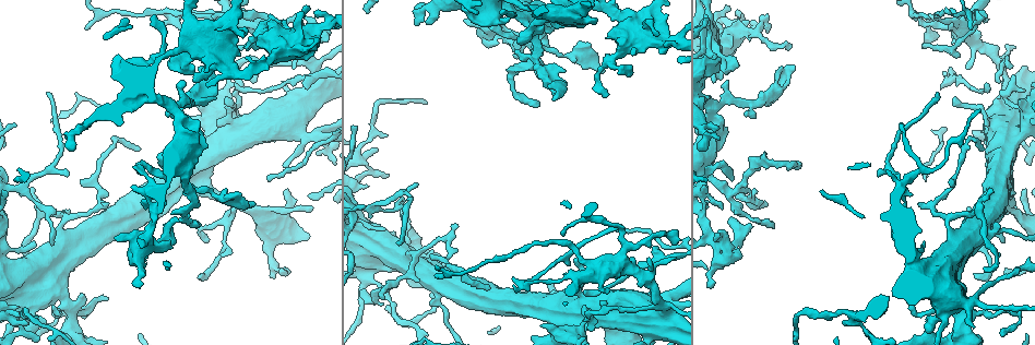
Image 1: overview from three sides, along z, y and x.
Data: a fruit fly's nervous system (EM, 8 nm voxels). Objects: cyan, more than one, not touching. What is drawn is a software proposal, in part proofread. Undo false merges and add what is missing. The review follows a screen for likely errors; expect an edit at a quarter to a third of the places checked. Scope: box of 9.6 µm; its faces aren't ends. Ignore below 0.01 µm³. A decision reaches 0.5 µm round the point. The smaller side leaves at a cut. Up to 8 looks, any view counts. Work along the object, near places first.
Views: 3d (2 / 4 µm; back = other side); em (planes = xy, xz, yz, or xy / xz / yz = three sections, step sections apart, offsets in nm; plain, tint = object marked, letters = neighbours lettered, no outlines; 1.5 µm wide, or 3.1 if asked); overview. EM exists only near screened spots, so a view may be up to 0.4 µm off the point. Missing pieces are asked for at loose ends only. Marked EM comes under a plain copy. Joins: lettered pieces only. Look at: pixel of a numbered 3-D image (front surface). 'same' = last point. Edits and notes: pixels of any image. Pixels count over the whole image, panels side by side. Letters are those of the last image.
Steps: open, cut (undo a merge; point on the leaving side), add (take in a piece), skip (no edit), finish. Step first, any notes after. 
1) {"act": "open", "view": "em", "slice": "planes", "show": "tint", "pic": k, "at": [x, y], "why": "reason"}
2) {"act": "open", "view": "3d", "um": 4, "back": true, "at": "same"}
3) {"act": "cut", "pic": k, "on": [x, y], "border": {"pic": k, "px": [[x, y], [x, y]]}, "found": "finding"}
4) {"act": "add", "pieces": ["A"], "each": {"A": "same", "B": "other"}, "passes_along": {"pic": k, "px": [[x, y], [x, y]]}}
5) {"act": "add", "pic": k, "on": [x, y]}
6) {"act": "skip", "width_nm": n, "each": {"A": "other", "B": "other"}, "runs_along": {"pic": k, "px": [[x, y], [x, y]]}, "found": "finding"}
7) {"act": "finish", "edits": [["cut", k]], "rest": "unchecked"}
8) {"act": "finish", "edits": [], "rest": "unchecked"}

{"act": "open", "view": "3d", "um": 4, "pic": 1, "at": [328, 129], "why": "abrupt turn"}

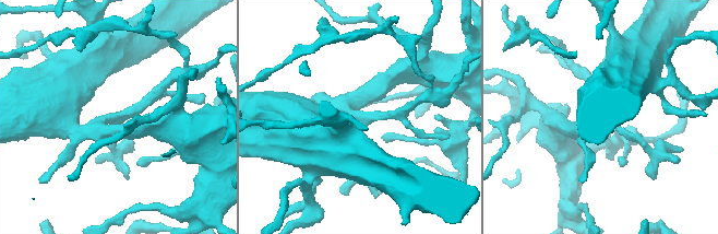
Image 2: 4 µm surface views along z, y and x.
{"act": "open", "view": "em", "slice": "planes", "show": "letters", "pic": 2, "at": [111, 121]}

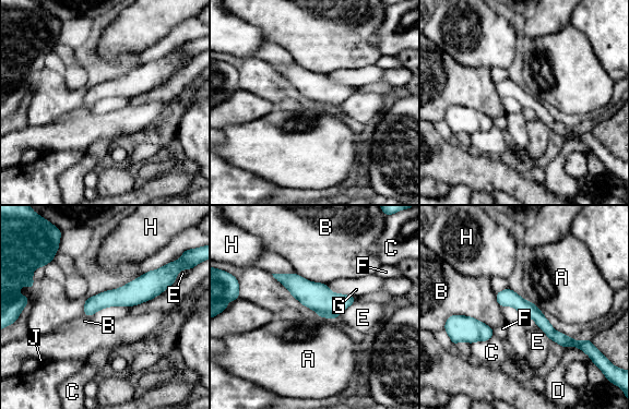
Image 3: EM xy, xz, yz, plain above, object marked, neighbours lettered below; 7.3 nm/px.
{"act": "skip", "each": {"A": "other", "B": "other", "C": "other", "D": "other", "E": "other", "F": "other", "G": "other", "H": "other", "J": "other"}, "found": "continuous, no second neuron"}

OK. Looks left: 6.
{"act": "open", "view": "3d", "um": 4, "pic": 1, "at": [262, 17], "why": "abrupt turn"}

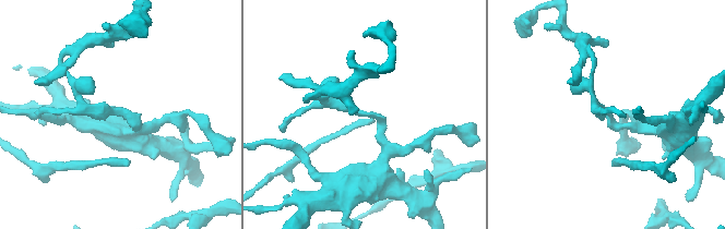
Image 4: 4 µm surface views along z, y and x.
{"act": "open", "view": "em", "slice": "planes", "show": "tint", "pic": 4, "at": [116, 115]}

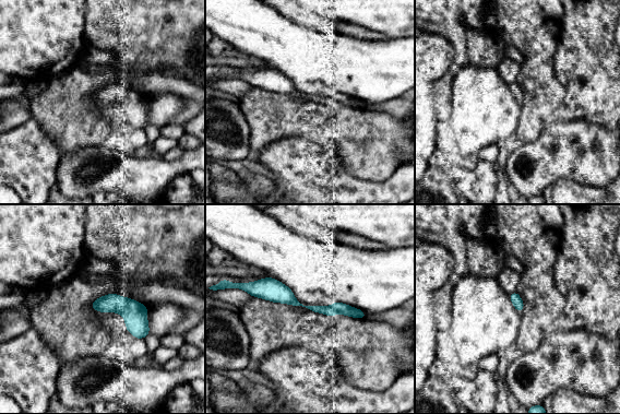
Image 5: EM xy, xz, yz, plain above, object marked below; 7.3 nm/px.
{"act": "open", "view": "em", "slice": "planes", "show": "letters", "at": "same"}

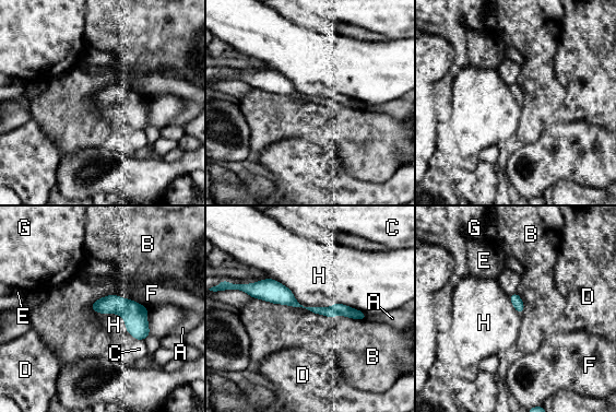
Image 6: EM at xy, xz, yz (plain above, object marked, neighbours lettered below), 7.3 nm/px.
{"act": "skip", "each": {"A": "other", "B": "other", "C": "other", "D": "other", "E": "other", "F": "other", "G": "other", "H": "other"}, "runs_along": {"pic": 6, "px": [[249, 287], [273, 291], [310, 309], [362, 317]]}, "found": "continuous, no second neuron"}

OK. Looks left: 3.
{"act": "open", "view": "em", "slice": "yz", "step": 4, "show": "tint", "pic": 1, "at": [262, 31], "why": "calibre changes"}

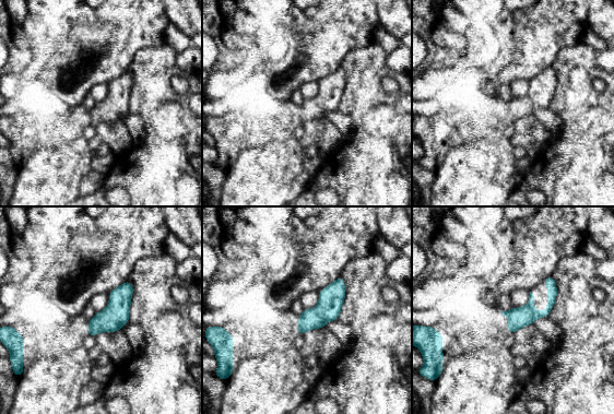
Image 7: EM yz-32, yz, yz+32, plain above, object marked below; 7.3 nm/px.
{"act": "open", "view": "em", "slice": "planes", "show": "tint", "at": "same"}

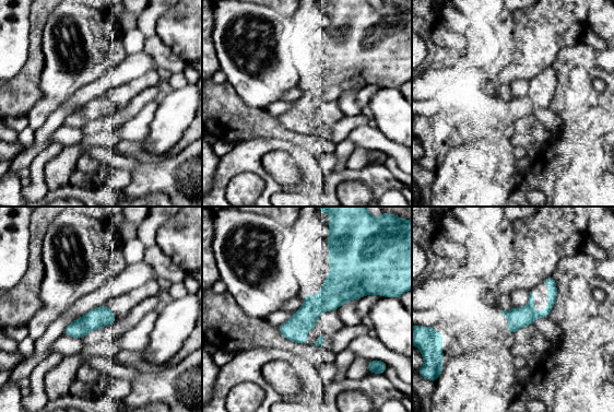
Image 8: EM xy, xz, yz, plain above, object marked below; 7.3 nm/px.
{"act": "open", "view": "em", "slice": "planes", "show": "letters", "at": "same", "why": "see the neighbours"}

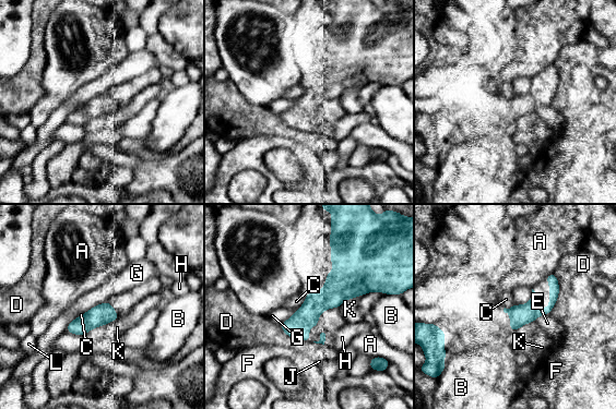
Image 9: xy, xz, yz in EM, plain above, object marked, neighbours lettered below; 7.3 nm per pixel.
{"act": "skip", "width_nm": 150, "each": {"A": "other", "B": "other", "C": "other", "D": "other", "E": "other", "F": "other", "G": "other", "H": "other", "J": "other", "K": "other", "L": "other"}, "border": {"pic": 9, "px": [[532, 289], [529, 301], [514, 304]]}, "found": "one neuron here"}

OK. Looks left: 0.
{"act": "finish", "edits": [], "rest": "unchecked"}

